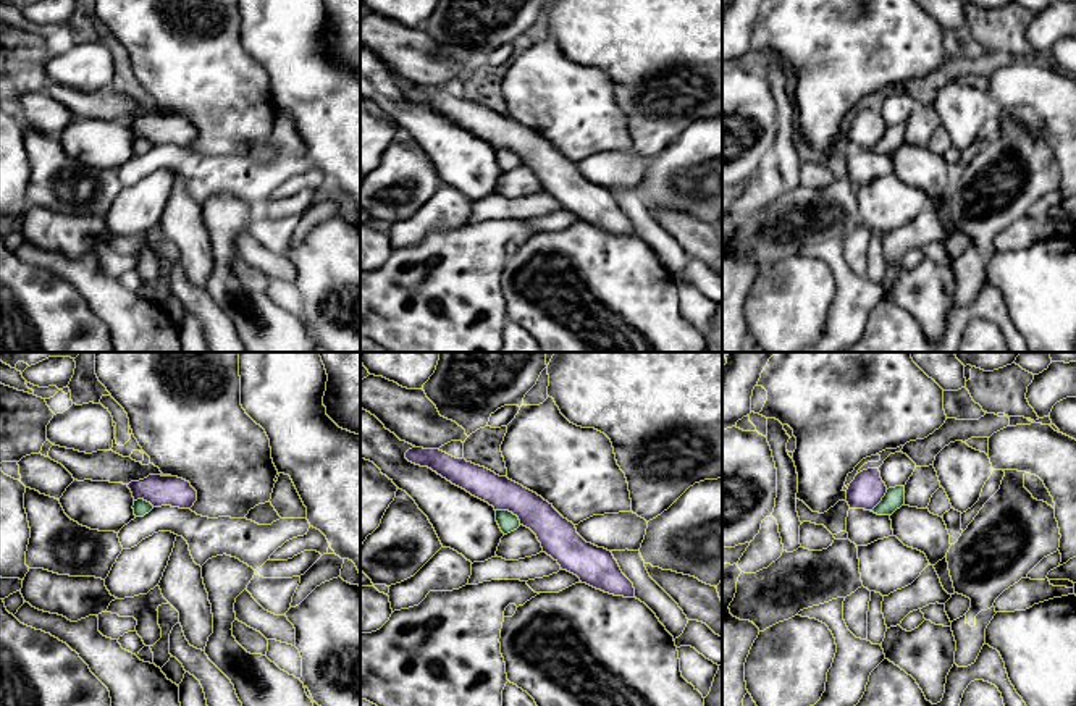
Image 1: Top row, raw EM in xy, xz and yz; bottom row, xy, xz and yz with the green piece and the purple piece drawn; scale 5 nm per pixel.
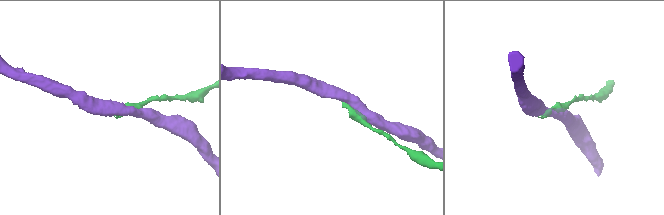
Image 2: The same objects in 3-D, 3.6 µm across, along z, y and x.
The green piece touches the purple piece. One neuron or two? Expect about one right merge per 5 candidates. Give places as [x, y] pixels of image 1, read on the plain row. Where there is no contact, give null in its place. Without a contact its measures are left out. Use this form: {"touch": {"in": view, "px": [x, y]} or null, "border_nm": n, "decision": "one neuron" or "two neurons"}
{"touch": {"in": "xz", "px": [511, 151]}, "border_nm": 150, "decision": "two neurons"}

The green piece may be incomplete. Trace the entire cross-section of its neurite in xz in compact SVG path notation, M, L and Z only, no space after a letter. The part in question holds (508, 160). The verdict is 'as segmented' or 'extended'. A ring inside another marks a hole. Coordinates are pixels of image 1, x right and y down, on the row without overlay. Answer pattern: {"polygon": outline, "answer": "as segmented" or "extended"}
{"polygon": "M496 149L496 160L504 173L520 165L519 155L509 149Z", "answer": "as segmented"}

